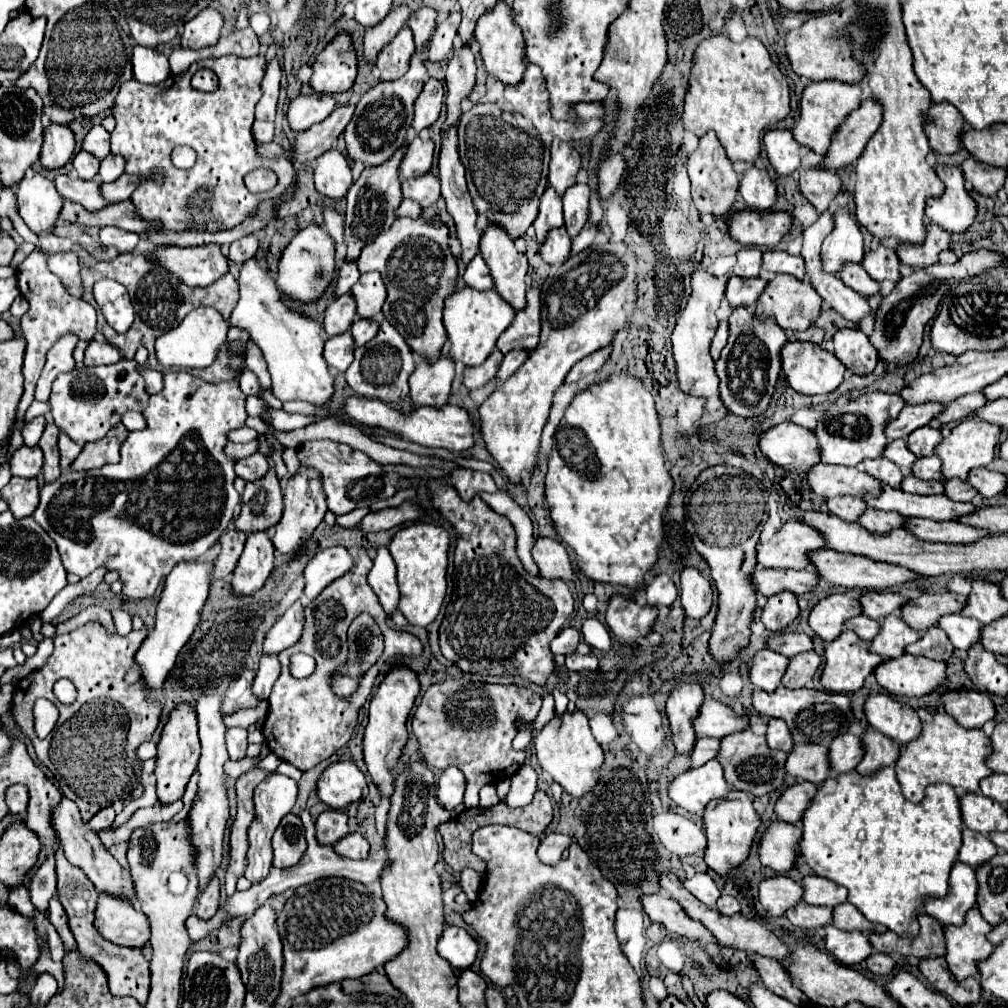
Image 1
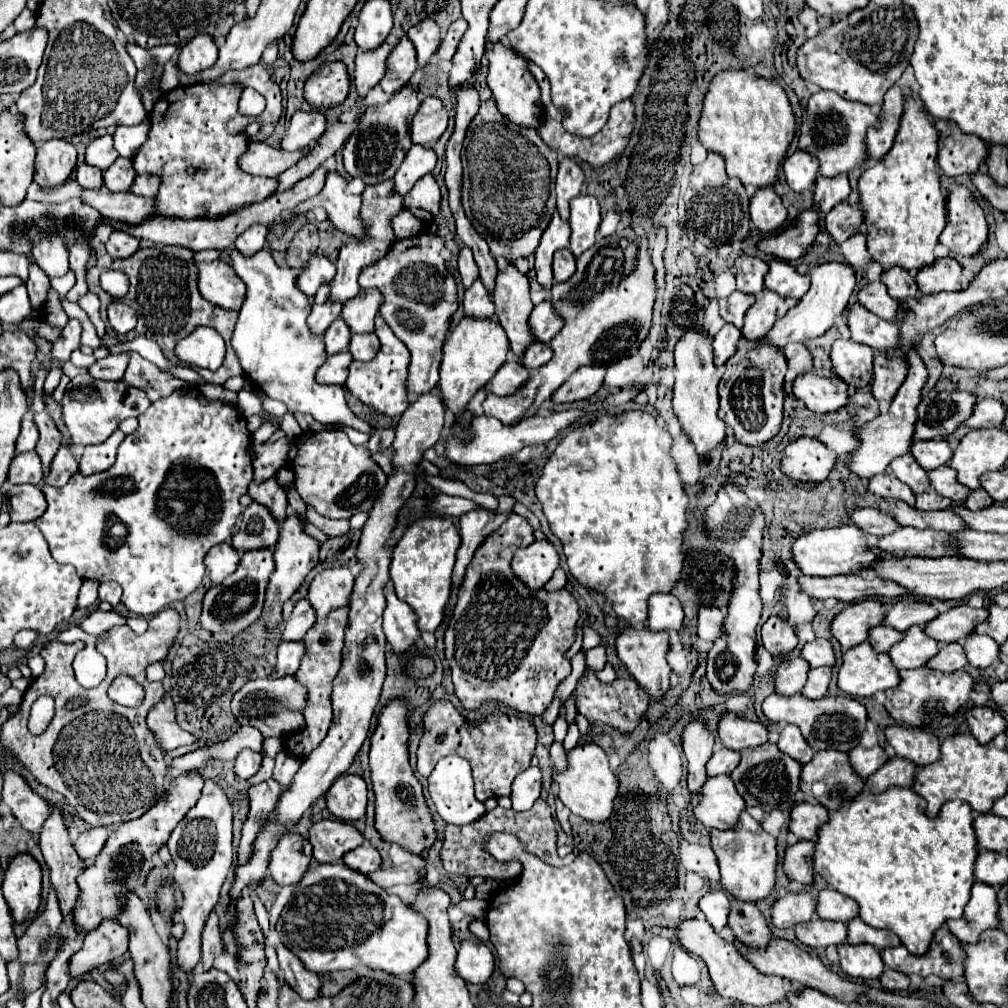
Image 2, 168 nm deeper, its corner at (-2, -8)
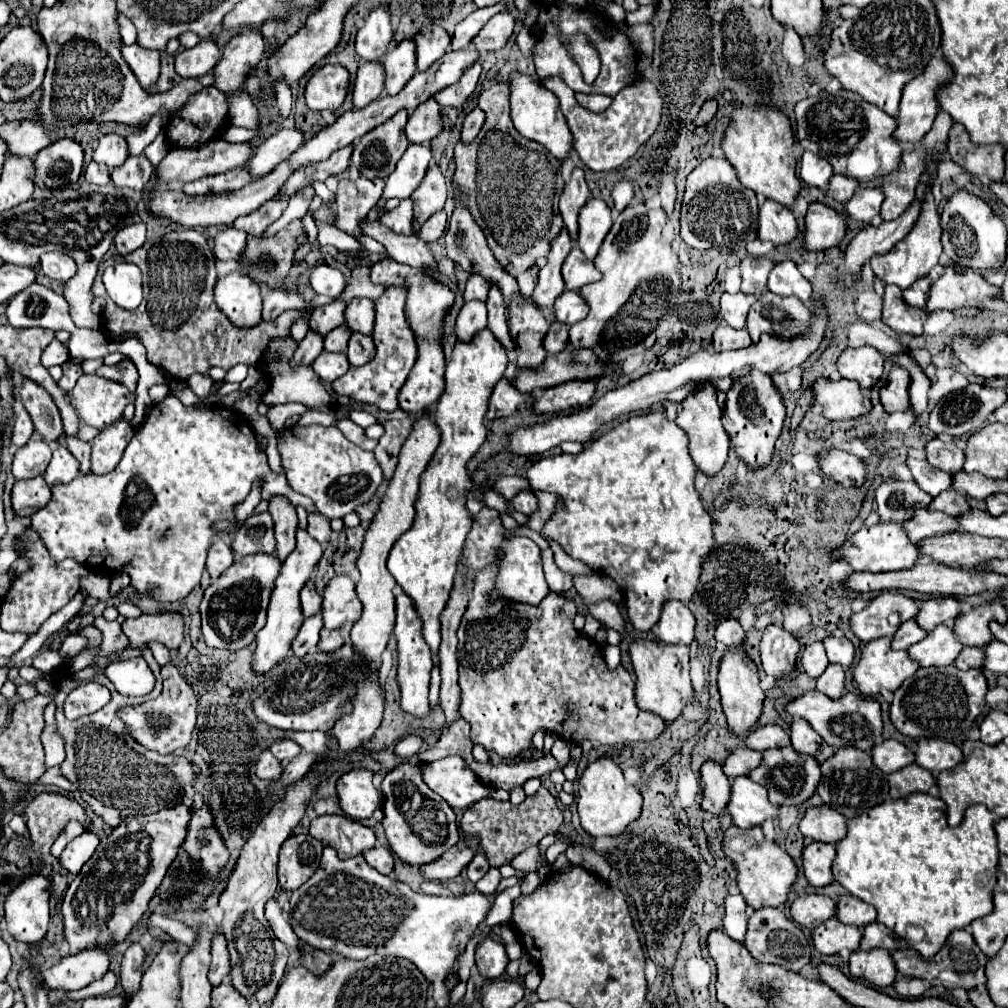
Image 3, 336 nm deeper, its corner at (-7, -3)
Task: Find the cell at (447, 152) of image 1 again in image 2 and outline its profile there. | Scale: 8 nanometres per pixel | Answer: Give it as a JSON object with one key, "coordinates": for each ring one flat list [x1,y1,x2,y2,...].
{"coordinates":[[463,246,459,252,459,274,465,288,469,288,473,280,479,276,479,270,477,270,477,264,473,260,473,252,469,250,469,246]]}

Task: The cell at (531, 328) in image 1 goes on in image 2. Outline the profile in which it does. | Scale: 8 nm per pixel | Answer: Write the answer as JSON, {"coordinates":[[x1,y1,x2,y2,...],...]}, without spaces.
{"coordinates":[[541,302,533,308,529,316,529,328,533,330,535,342,549,342,563,326,563,320,551,310,551,302]]}

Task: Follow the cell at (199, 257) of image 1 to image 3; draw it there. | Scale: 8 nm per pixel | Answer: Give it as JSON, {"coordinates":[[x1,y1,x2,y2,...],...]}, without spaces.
{"coordinates":[[236,271,218,279,214,289,216,305,238,327,254,327,262,321,260,287]]}

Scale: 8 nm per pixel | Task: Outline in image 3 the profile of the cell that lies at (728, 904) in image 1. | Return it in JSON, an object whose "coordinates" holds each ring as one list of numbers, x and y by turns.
{"coordinates":[[770,907,758,909,750,915,744,947,758,963,774,963,794,973,800,973,810,963,810,955,812,955,810,943,802,933,802,929,794,921,790,921,780,909,770,909]]}

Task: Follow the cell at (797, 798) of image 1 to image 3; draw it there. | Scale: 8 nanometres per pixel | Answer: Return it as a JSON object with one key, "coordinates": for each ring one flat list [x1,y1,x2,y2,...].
{"coordinates":[[822,805,822,807,812,807,806,811,806,815,800,821,800,831,804,837,812,841,834,845,846,835,846,823,848,819,844,815]]}

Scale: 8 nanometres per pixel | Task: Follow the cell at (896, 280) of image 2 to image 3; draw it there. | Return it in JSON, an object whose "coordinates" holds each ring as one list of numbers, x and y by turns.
{"coordinates":[[930,277,918,279,910,289,902,291,906,303,924,309,924,305,926,305,926,297,928,297,928,291,930,291,930,285,932,285,932,279,930,279]]}

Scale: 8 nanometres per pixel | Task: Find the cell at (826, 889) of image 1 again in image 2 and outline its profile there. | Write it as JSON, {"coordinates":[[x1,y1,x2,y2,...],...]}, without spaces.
{"coordinates":[[825,888,819,892,817,898,817,916,823,920,839,920,849,922,859,912,857,902,853,898,847,898,831,888]]}

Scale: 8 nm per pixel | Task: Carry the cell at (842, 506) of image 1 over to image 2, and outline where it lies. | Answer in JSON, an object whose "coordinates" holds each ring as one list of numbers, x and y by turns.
{"coordinates":[[853,508,849,512,849,520,855,526,861,526,861,530,865,530,867,534,871,534,875,538,887,536,887,534,891,534,891,532,895,532,899,528,899,524,893,518,881,514,877,510,873,510,873,508]]}

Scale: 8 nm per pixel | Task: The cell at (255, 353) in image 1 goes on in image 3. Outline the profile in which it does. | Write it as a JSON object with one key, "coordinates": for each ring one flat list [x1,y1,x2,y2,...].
{"coordinates":[[310,513,308,515,308,527,306,531,322,545,326,547,330,543,330,535,332,535,332,529,330,529,330,521,324,519,320,513]]}

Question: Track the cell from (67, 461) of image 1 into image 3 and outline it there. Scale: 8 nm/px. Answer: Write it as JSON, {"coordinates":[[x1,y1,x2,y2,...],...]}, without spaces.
{"coordinates":[[58,445,52,453,48,469,44,471,44,481,48,485,70,483,78,473,80,473,78,471,78,461,74,459,74,455,64,445]]}

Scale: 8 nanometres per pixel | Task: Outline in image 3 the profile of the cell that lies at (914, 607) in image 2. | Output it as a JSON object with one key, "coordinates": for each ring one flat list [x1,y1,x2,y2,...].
{"coordinates":[[938,597,938,599,928,599,922,603,920,613,916,615,916,623,922,625,922,629,932,631,936,625,942,625,946,621,954,621,960,617,962,607,960,601,954,597]]}

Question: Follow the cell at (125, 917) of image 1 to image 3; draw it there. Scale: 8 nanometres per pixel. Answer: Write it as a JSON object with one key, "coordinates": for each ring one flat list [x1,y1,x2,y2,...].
{"coordinates":[[110,949,82,951,78,955,68,955,60,959,56,965,42,971,42,981,50,989,74,991,90,985,96,979,102,979,108,971]]}

